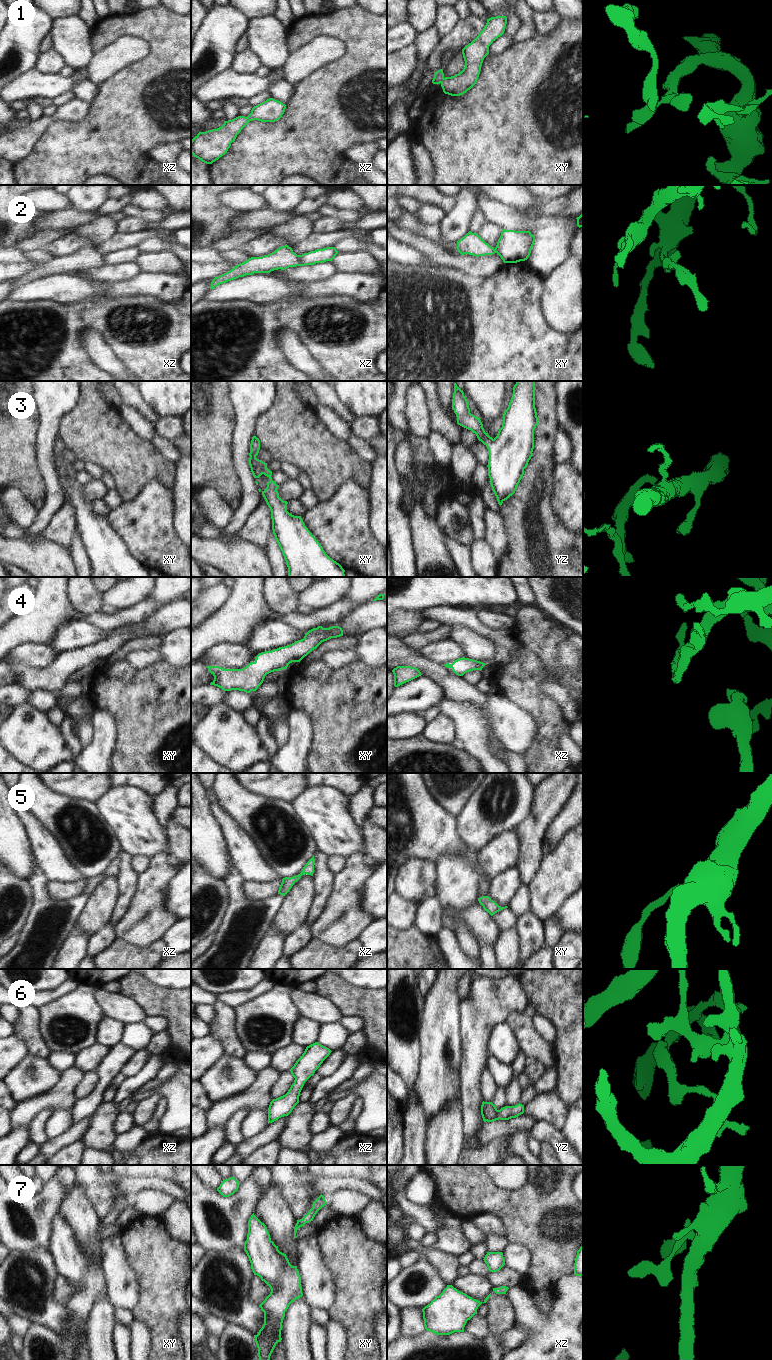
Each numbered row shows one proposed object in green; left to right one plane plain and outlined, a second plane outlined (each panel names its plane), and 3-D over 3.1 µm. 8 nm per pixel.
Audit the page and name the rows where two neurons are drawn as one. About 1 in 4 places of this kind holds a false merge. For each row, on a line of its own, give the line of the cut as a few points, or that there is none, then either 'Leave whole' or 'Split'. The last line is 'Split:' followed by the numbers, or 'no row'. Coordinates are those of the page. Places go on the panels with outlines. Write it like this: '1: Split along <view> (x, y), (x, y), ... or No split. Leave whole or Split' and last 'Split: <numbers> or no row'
1: No split. Leave whole
2: Split along xz (300, 255), (300, 261), (297, 265). Split
3: No split. Leave whole
4: No split. Leave whole
5: No split. Leave whole
6: No split. Leave whole
7: No split. Leave whole
Split: 2.

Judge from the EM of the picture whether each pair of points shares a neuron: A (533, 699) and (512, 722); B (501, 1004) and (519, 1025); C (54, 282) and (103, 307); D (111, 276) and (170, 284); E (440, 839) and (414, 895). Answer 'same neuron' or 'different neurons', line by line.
A: different neurons
B: different neurons
C: different neurons
D: different neurons
E: different neurons

